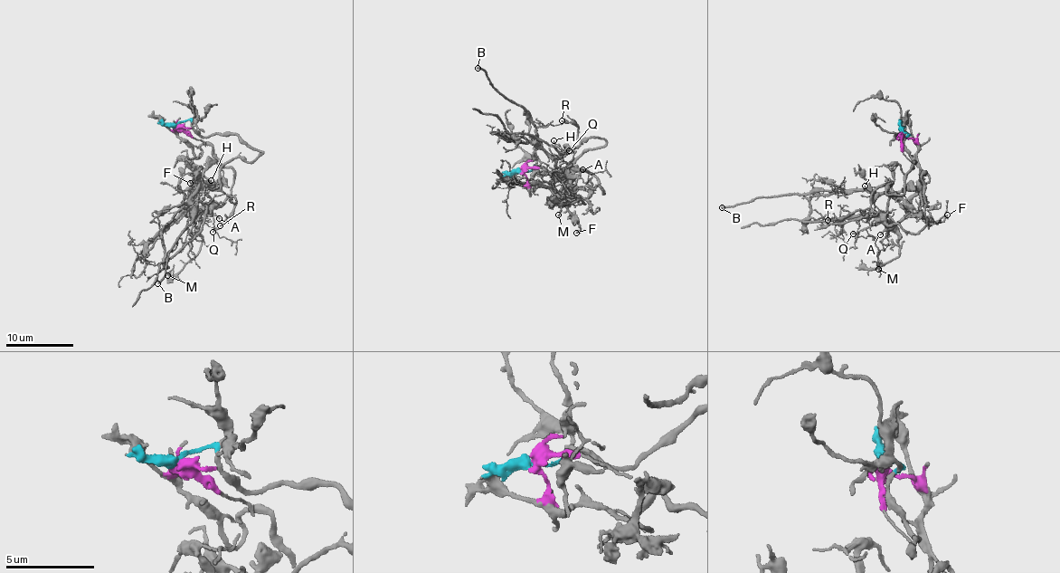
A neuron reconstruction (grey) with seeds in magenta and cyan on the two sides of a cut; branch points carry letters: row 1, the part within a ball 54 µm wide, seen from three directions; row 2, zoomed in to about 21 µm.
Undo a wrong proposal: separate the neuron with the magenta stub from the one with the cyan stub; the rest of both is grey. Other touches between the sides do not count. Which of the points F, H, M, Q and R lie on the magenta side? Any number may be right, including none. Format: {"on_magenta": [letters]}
{"on_magenta": ["F", "M", "Q"]}

